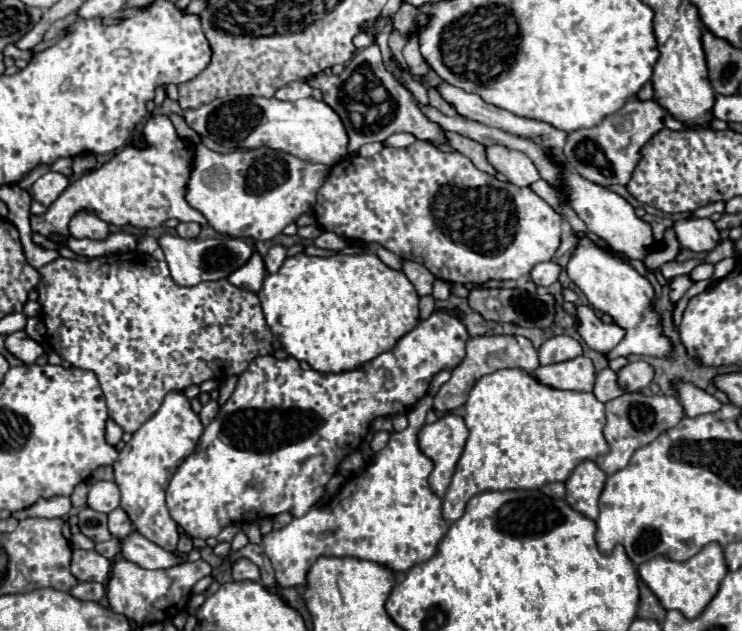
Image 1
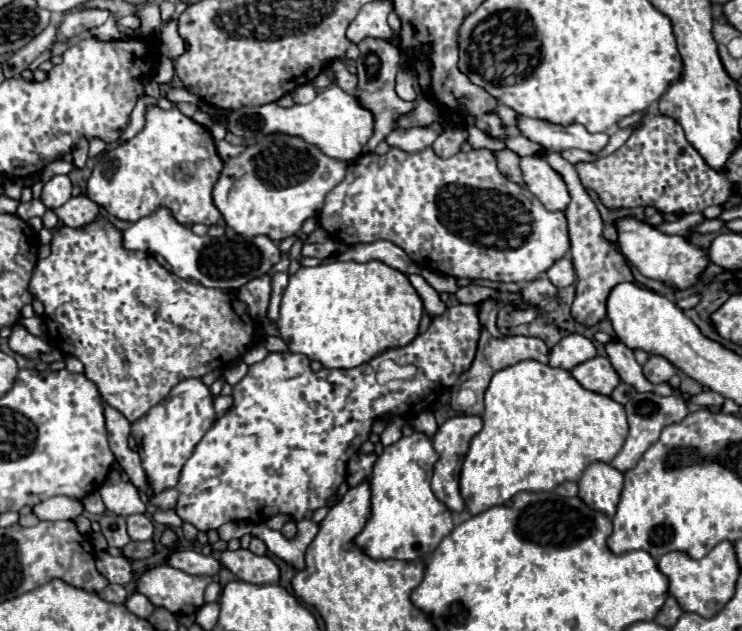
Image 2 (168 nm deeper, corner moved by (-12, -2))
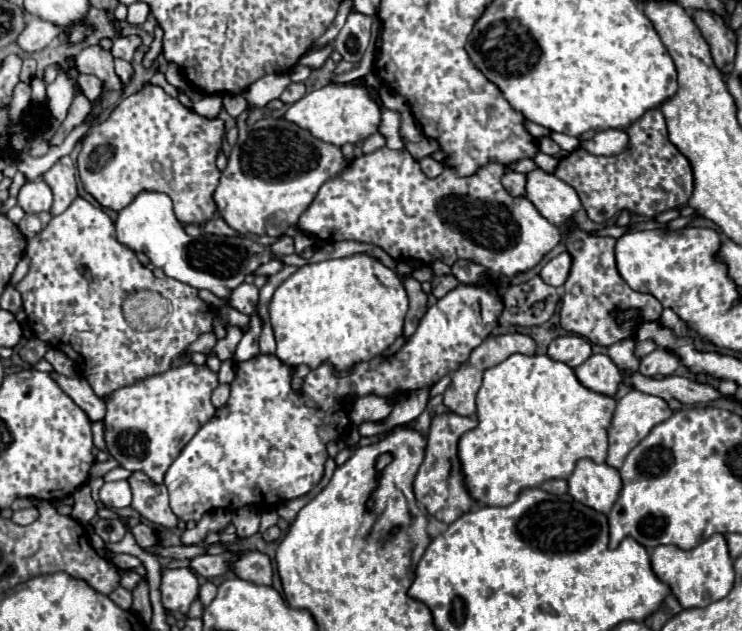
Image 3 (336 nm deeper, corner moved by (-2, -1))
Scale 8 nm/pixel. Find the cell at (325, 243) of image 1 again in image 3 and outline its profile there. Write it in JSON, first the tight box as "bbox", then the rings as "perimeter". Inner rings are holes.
{"bbox":[270,235,294,255],"perimeter":[[[284,235],[278,243],[274,243],[270,249],[274,249],[274,253],[278,255],[292,255],[294,253],[294,243],[292,243],[292,237]]]}

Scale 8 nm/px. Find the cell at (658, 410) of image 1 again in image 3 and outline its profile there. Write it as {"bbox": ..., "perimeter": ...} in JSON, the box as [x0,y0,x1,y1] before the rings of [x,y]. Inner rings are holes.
{"bbox":[606,391,672,469],"perimeter":[[[630,391],[628,395],[624,395],[618,405],[616,405],[616,411],[614,411],[614,419],[610,423],[610,429],[608,429],[608,437],[610,437],[610,449],[608,449],[608,457],[606,457],[606,463],[614,469],[620,469],[626,455],[650,433],[650,429],[662,421],[666,421],[668,417],[672,415],[672,409],[668,407],[668,403],[660,397],[654,397],[654,395],[646,395],[646,393],[640,393],[640,391]]]}

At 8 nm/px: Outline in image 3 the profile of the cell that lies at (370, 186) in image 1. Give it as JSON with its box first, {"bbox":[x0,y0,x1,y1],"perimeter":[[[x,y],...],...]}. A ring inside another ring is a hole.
{"bbox":[298,147,562,277],"perimeter":[[[382,147],[356,157],[342,173],[328,179],[312,205],[302,213],[298,227],[324,241],[360,241],[382,247],[394,261],[414,259],[420,265],[432,265],[434,261],[454,265],[466,259],[484,265],[492,273],[514,277],[536,267],[542,257],[562,241],[562,231],[546,221],[526,197],[512,197],[500,183],[502,173],[506,173],[506,167],[498,161],[490,161],[470,177],[462,177],[456,167],[444,167],[438,177],[430,179],[422,173],[420,163],[406,147],[398,151]]]}

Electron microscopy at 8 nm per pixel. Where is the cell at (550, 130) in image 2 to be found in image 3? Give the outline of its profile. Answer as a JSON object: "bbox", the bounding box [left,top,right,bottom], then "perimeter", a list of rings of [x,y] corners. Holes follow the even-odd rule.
{"bbox":[580,129,628,155],"perimeter":[[[620,129],[598,131],[592,139],[580,139],[580,147],[592,155],[616,155],[628,145],[628,135]]]}

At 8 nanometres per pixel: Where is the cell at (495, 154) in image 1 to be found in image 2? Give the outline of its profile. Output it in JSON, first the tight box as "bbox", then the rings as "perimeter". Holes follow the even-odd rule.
{"bbox":[520,158,570,212],"perimeter":[[[520,158],[520,168],[528,190],[546,206],[546,210],[564,212],[570,202],[570,194],[562,176],[548,166],[542,158]]]}

